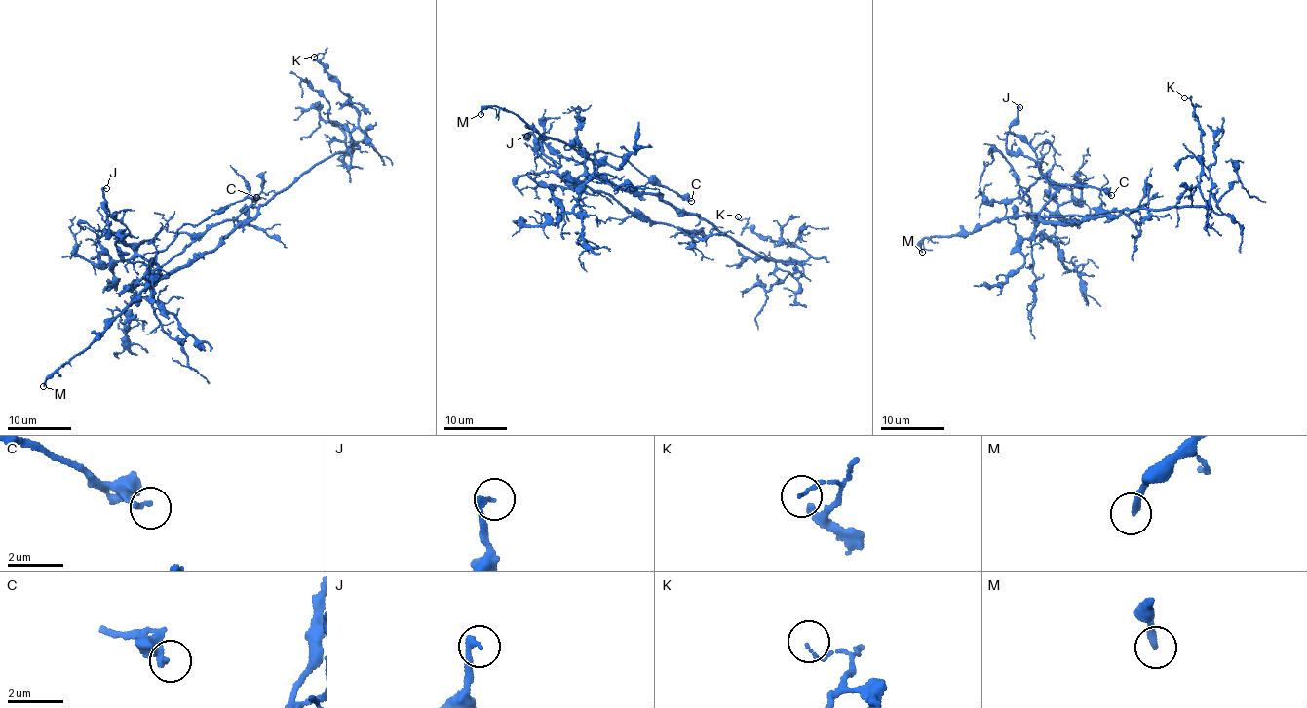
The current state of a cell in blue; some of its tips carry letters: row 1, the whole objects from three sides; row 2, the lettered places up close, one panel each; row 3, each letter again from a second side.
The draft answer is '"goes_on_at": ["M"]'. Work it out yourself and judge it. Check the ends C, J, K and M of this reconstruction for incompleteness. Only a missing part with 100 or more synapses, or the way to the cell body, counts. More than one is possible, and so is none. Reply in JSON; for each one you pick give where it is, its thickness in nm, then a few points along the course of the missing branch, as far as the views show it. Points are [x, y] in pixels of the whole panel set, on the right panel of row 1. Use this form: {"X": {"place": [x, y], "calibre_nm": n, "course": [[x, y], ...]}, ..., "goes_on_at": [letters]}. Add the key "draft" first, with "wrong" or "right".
{"draft": "right", "M": {"place": [922, 252], "calibre_nm": 240, "course": [[922, 252], [926, 254], [921, 250], [925, 242], [936, 243], [949, 232], [954, 212], [988, 226], [985, 239]]}, "goes_on_at": ["M"]}

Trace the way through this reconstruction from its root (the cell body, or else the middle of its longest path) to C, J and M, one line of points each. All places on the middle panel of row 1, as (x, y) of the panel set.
C: (678, 212), (654, 195), (616, 187), (591, 175), (585, 153), (600, 150), (625, 158), (647, 176), (691, 201)
J: (678, 212), (654, 195), (616, 187), (596, 173), (574, 186), (542, 157), (532, 132), (527, 136)
M: (678, 212), (654, 195), (616, 187), (585, 155), (542, 137), (514, 113), (494, 106), (483, 108), (480, 114)

